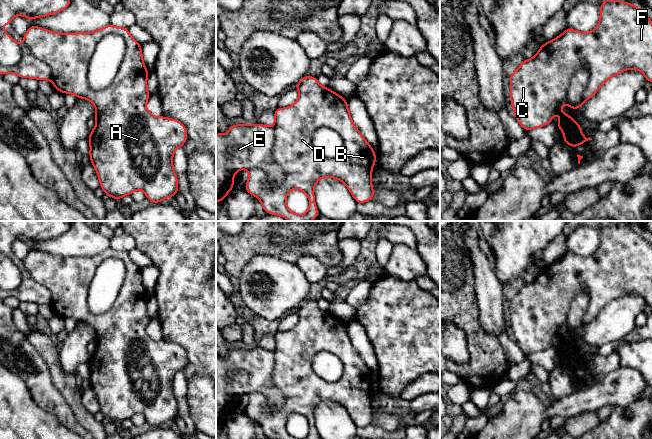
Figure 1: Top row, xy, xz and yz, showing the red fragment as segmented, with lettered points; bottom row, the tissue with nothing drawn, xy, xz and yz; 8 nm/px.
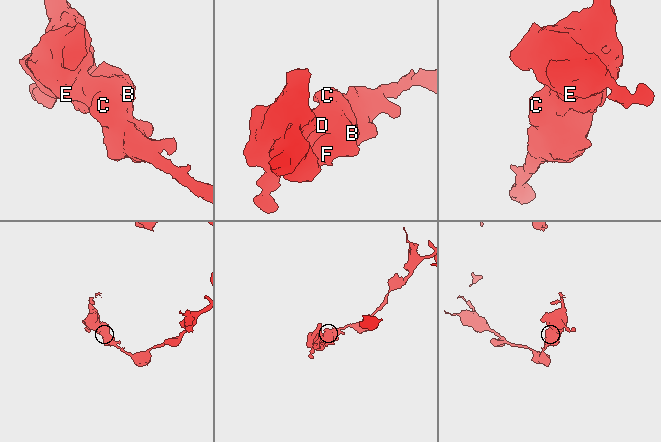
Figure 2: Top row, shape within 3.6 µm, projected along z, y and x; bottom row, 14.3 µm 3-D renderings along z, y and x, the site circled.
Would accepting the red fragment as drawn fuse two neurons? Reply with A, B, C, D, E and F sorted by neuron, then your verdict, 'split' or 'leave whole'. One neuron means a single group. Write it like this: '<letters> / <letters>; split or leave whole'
A B C D F / E; split

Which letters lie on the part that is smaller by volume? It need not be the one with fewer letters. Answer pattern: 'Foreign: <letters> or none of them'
Foreign: E

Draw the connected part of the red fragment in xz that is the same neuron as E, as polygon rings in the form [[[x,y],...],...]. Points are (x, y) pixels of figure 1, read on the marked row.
[[[259,123],[231,125],[227,135],[218,132],[216,135],[216,202],[225,200],[227,193],[234,189],[234,174],[241,169],[264,170],[267,178],[263,189],[266,192],[276,191],[281,187],[285,174],[272,159],[271,150],[274,139],[274,126],[268,127]]]

